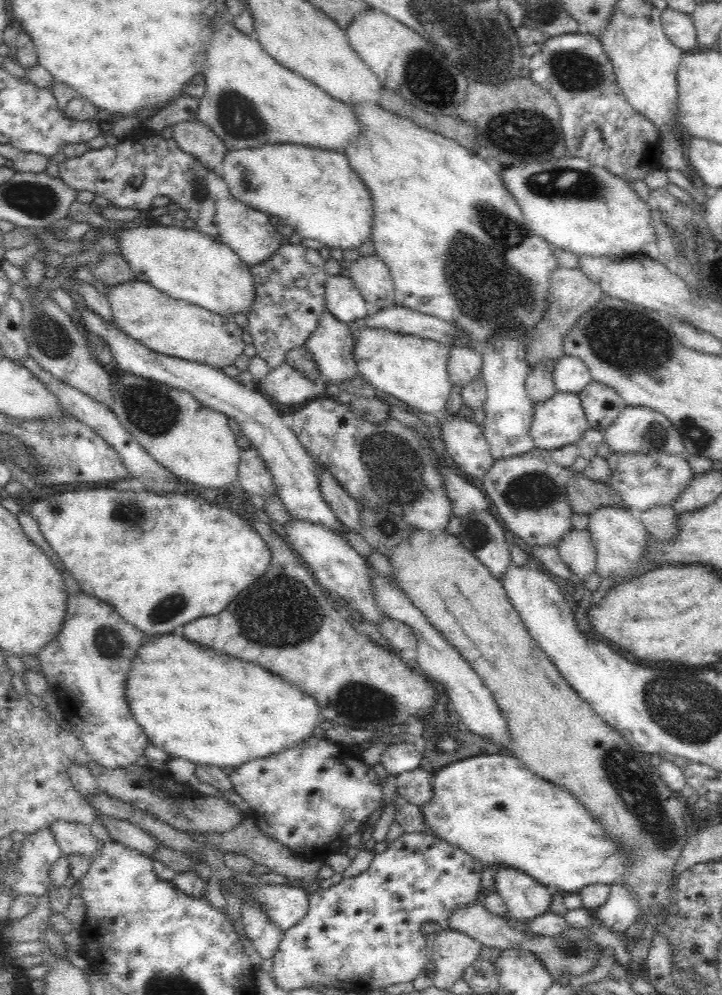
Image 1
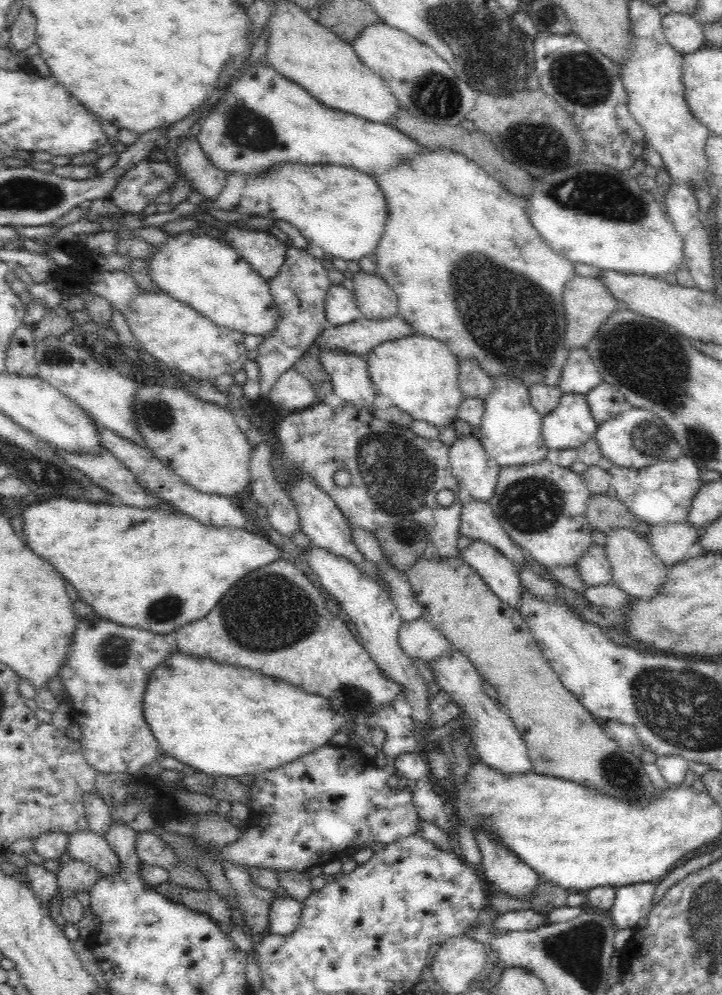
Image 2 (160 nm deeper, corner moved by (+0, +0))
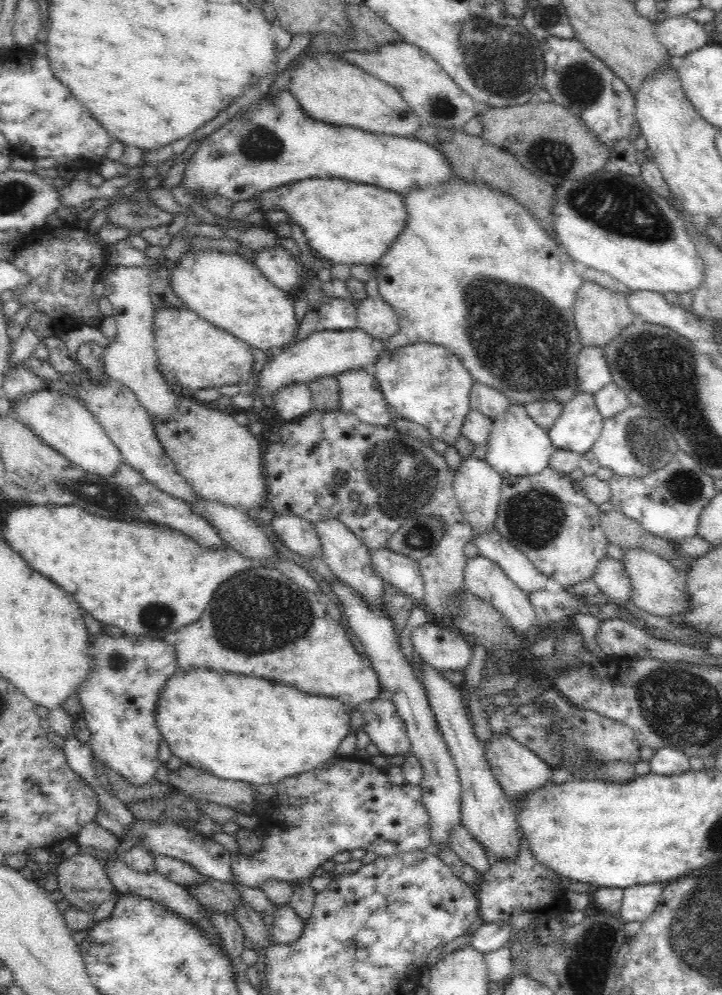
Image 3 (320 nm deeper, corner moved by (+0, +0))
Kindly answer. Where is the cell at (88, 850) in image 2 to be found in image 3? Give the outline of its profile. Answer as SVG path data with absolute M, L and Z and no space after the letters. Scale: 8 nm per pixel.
M122 856L110 861L109 863L105 863L105 869L107 870L108 876L110 877L112 884L115 886L116 891L120 893L131 893L133 895L138 894L138 896L142 899L156 901L160 903L160 905L172 911L172 913L176 913L178 917L182 917L186 919L186 921L190 921L194 927L198 927L198 929L204 933L204 937L206 937L210 943L214 943L214 945L216 945L216 947L218 947L218 949L220 949L220 951L228 957L228 963L234 966L233 962L231 962L231 958L229 958L229 953L223 948L217 928L209 919L208 910L189 893L184 885L172 882L156 871L152 873L137 873L136 871L130 869L130 867L122 861Z

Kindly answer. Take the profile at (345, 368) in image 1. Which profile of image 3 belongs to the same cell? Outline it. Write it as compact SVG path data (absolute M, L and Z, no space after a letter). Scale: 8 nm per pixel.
M371 369L344 372L337 376L340 408L351 412L363 423L387 427L394 420L393 411Z

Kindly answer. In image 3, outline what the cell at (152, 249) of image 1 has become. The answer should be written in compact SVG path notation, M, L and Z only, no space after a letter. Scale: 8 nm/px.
M188 249L171 270L170 280L173 291L183 300L186 307L216 327L243 340L252 348L276 353L296 343L300 322L294 313L294 300L286 291L274 286L253 262L247 262L237 253L222 253L216 250L192 252Z

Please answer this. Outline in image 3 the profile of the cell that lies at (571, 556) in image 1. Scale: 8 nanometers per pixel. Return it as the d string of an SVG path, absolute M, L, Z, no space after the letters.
M606 557L598 564L593 580L614 604L625 605L632 600L632 583L623 562Z

